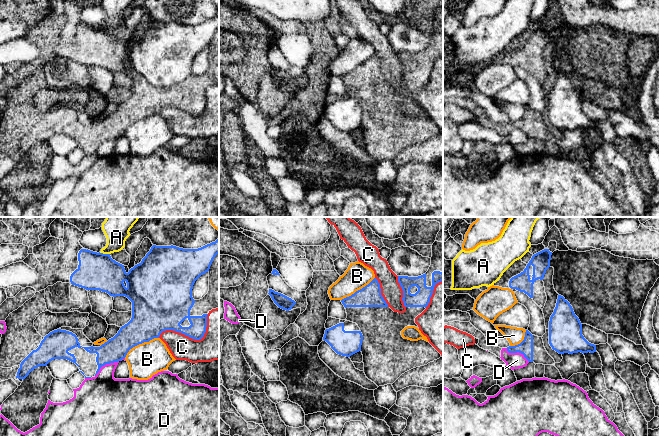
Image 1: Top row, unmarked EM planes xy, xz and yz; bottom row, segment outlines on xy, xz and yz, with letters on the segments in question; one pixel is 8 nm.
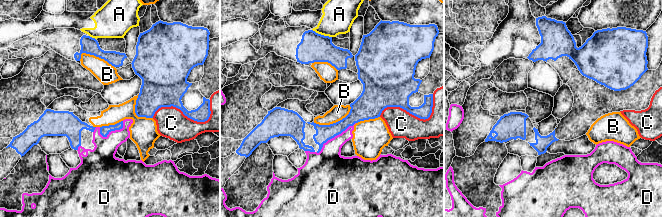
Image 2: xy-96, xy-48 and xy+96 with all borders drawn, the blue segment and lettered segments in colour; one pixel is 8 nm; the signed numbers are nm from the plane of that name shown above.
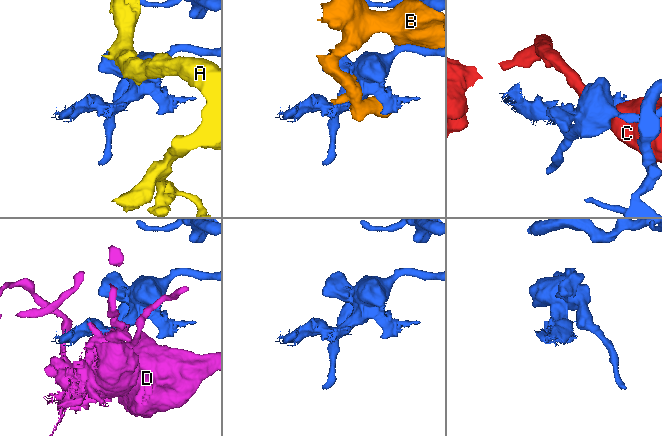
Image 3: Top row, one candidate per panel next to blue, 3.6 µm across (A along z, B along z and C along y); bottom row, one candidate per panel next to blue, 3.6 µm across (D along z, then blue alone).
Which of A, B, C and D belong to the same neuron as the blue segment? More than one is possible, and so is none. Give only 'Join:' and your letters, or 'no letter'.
Join: no letter

